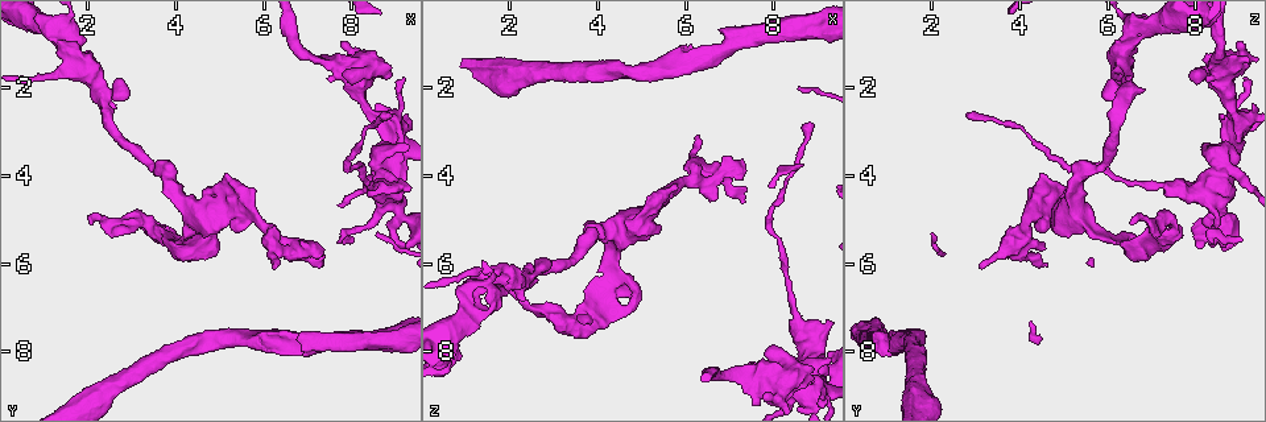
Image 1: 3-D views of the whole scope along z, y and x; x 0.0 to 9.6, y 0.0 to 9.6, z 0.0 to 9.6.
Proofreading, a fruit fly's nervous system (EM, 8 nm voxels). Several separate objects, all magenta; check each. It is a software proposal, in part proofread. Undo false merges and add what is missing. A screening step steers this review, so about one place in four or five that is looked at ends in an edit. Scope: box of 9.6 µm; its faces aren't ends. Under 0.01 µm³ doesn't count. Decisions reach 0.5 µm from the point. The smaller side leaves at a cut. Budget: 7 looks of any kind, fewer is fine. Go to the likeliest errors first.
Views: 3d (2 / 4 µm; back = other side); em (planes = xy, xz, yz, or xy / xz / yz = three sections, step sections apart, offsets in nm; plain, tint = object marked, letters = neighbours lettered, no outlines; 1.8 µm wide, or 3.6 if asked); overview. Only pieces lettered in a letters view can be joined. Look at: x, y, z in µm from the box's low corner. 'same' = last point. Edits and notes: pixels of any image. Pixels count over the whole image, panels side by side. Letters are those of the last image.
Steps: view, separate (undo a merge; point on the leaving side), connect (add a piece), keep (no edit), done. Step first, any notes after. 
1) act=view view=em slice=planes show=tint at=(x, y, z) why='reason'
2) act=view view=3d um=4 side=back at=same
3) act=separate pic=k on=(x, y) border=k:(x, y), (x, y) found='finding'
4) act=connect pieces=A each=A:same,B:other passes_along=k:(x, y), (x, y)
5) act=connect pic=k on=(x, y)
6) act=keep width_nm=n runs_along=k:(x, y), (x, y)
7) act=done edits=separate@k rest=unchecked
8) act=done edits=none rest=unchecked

act=view view=em slice=xy step=8 show=tint at=(9.05, 3.45, 8.80) why='abrupt turn'

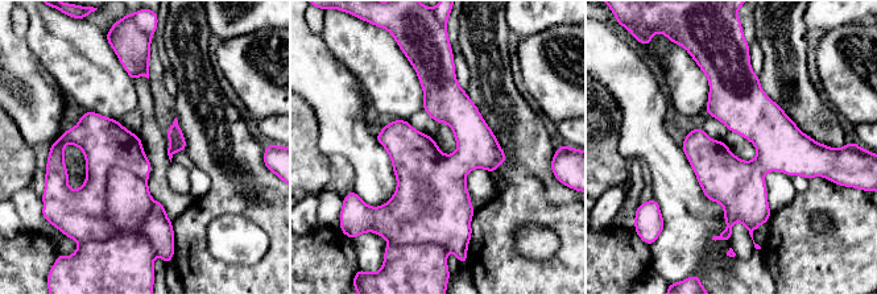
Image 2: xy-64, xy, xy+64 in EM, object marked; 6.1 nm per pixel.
act=view view=em slice=planes show=letters at=same why='another direction'

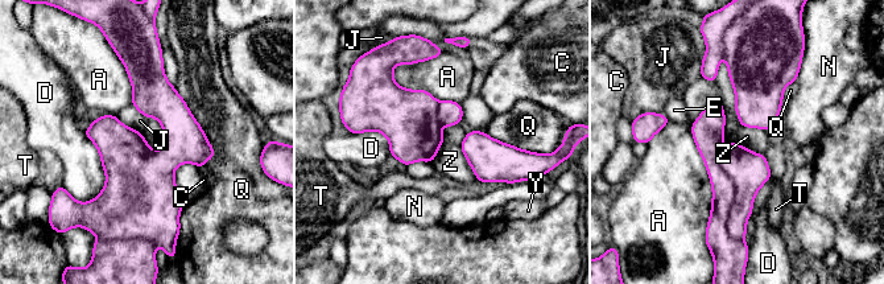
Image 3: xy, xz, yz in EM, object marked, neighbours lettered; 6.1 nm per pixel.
act=separate pic=3 on=(750, 171) longest_contact=A:800nm each=A:other,C:other,D:other,E:other,J:other,N:other,Q:other,T:other,Y:other,Z:other border=3:(721, 144), (734, 184), (728, 234) found='two neurons meet here'

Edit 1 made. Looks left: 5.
act=view view=overview

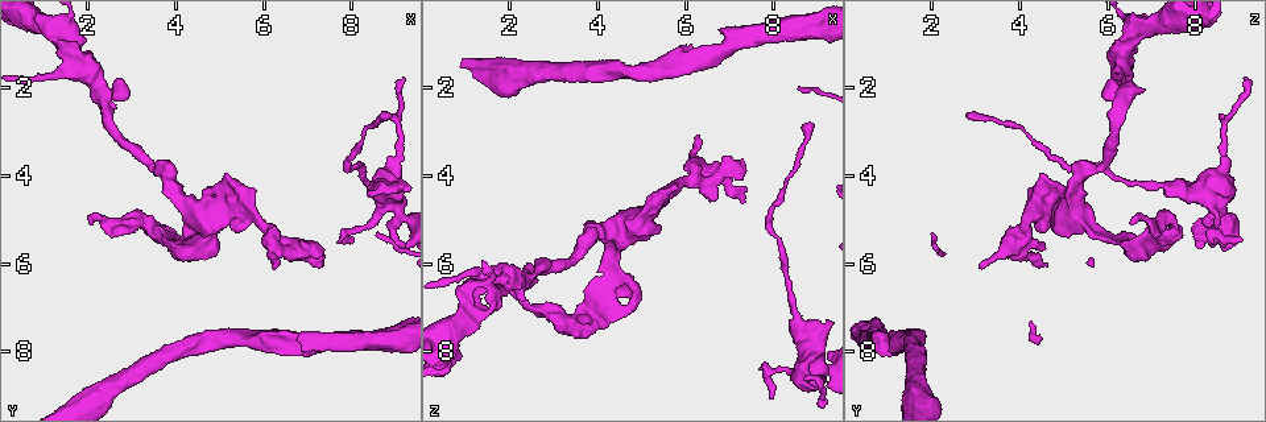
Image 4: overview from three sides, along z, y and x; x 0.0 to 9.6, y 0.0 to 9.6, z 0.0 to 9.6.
act=view view=em slice=planes show=letters at=(1.60, 1.40, 6.30) why='looks like a crossing'

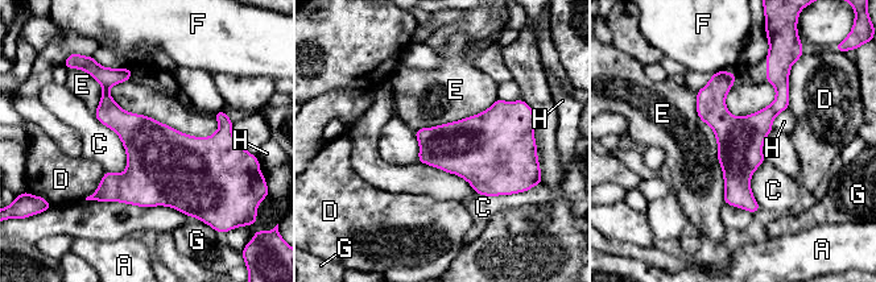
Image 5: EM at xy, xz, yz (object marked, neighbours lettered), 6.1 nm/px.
act=keep each=A:other,C:other,D:other,E:other,F:other,G:other,H:other border=5:(695, 92), (724, 202) found='all the same neuron'

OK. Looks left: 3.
act=view view=em slice=planes show=letters at=(7.30, 5.75, 3.85) why='branch stops here'

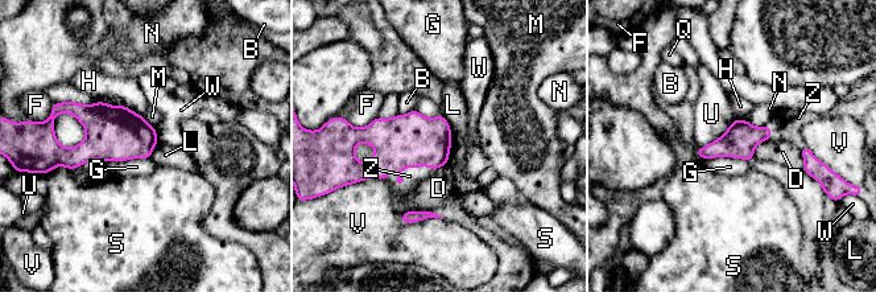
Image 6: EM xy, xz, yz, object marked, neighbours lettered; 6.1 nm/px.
act=connect pieces=Z each=B:other,D:other,F:other,G:other,H:other,L:other,M:other,N:other,Q:other,S:other,U:other,V:other,W:other,Z:same found='it goes on there'

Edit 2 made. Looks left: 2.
act=done edits=separate@3,connect@6 rest=unchecked

